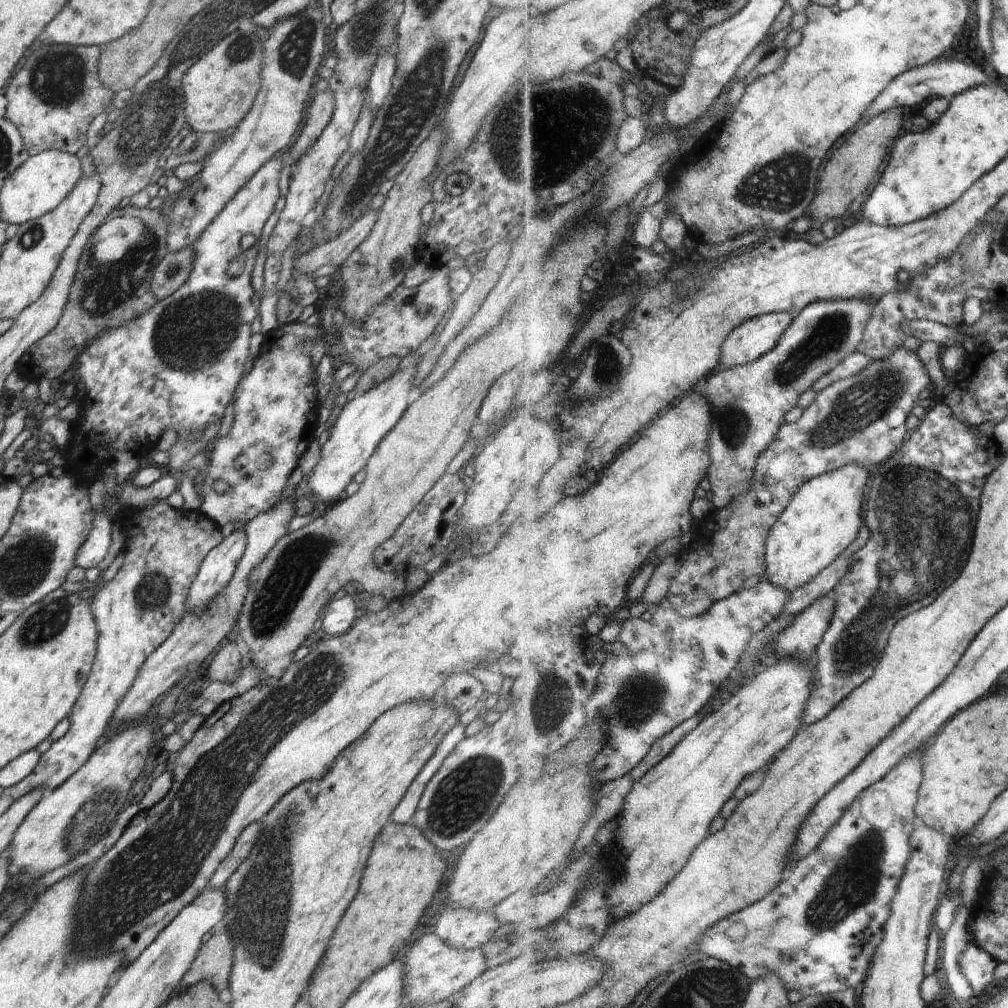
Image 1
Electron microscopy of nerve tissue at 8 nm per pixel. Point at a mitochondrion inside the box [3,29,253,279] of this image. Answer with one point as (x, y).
(155, 114)

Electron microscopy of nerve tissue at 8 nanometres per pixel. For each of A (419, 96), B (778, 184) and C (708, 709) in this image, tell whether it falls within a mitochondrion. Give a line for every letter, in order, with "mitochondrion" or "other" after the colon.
A: mitochondrion
B: mitochondrion
C: other

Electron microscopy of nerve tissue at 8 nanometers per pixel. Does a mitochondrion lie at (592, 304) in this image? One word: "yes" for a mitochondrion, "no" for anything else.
no

